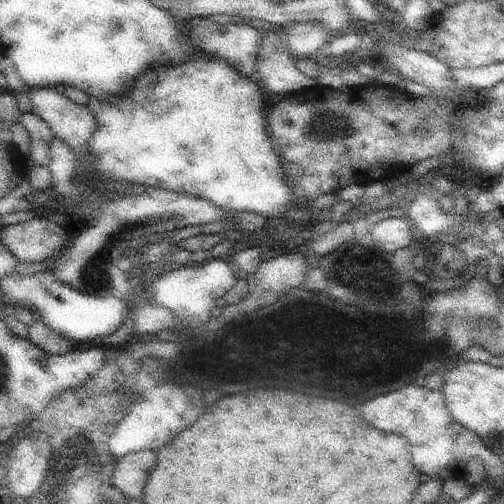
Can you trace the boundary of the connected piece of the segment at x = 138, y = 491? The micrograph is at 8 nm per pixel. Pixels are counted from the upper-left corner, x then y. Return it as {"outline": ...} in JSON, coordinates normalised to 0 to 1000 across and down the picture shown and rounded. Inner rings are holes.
{"outline":[[[298,891],[244,905],[234,913],[234,925],[224,937],[224,958],[250,984],[282,990],[296,940],[310,929],[312,913],[312,897]]]}

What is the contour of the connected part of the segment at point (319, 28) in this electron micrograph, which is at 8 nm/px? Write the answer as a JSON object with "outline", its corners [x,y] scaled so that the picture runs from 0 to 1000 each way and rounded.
{"outline":[[[591,42],[562,60],[579,111],[607,115],[631,103],[665,67],[639,50],[639,42]]]}

